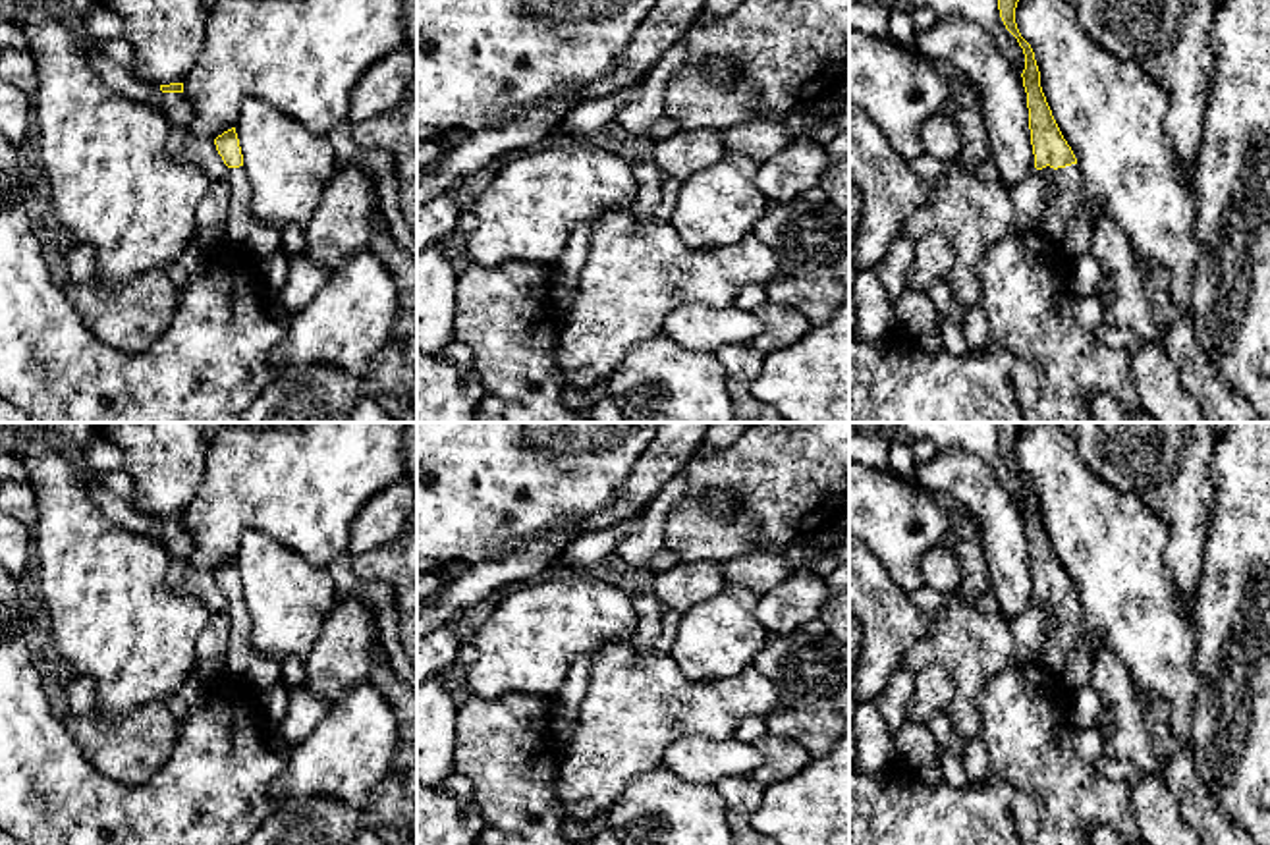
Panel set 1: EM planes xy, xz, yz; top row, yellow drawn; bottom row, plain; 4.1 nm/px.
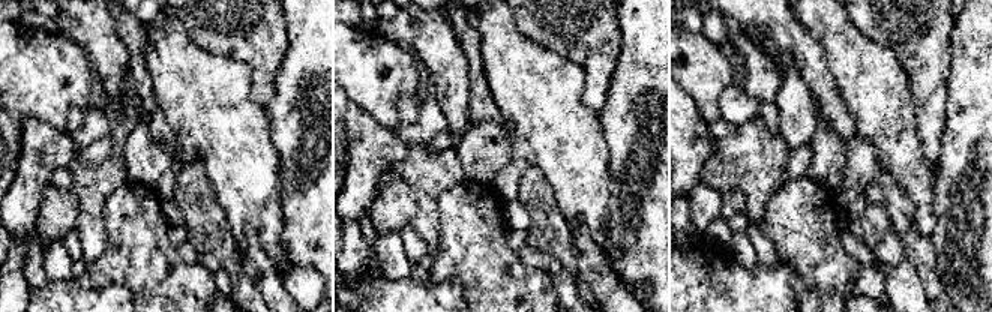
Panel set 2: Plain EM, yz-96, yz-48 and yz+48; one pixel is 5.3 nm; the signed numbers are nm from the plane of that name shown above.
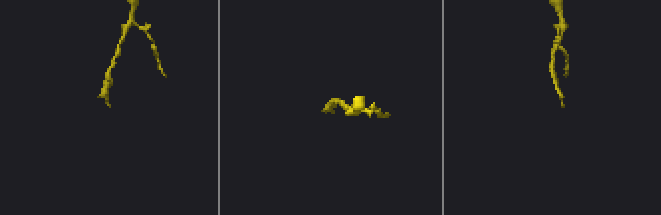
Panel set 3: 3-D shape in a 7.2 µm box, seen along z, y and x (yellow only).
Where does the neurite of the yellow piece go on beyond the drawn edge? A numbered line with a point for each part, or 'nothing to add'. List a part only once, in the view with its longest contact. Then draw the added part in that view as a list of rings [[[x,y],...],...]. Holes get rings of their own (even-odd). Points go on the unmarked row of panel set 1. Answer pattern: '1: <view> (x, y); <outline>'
1: xy (178, 541); [[[77,465],[77,473],[89,482],[89,492],[100,511],[118,527],[158,540],[172,558],[191,556],[193,536],[185,525],[162,525],[160,517],[141,513],[131,502],[116,496],[98,484],[85,465]]]
2: yz (1064, 620); [[[1077,596],[1065,600],[1042,600],[1038,602],[1044,610],[1048,639],[1042,644],[1040,658],[1042,664],[1060,673],[1067,660],[1067,654],[1077,646],[1083,637],[1083,612]]]

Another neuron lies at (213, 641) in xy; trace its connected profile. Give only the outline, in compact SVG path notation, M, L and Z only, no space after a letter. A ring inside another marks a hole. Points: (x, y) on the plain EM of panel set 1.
M172 558L168 581L195 592L208 612L208 621L201 631L195 652L197 660L220 660L228 652L230 613L228 598L212 573L195 571L189 558Z

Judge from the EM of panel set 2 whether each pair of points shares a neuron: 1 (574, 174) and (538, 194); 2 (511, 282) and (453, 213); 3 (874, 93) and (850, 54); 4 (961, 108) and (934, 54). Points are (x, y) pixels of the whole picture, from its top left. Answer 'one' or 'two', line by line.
1: two
2: one
3: one
4: two

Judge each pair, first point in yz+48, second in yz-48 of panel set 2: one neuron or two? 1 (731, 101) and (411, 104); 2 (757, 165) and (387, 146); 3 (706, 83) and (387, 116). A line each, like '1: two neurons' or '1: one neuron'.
1: one neuron
2: two neurons
3: one neuron

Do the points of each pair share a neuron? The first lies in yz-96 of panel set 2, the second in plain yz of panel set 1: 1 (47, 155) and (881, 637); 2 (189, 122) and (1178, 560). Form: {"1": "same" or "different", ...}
{"1": "same", "2": "different"}

